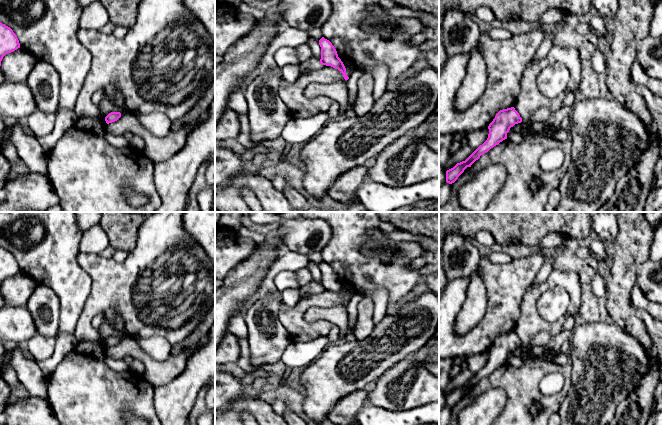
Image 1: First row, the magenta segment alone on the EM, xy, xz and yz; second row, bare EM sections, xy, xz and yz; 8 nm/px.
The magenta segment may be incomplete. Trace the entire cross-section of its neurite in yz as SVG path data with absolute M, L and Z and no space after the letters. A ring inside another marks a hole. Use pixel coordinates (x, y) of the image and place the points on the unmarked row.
M514 331L500 334L493 345L489 348L487 364L480 369L465 385L457 387L453 392L446 395L446 406L454 407L467 391L488 376L491 372L507 363L507 357L515 348L521 347L522 342Z

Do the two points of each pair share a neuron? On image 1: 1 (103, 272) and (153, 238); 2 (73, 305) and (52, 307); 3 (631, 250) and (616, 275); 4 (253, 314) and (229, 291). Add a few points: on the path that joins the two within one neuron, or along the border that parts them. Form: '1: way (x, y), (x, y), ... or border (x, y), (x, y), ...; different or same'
1: way (116, 272), (123, 272), (144, 251); same
2: border (46, 286), (55, 293), (58, 299), (58, 329); different
3: way (627, 256), (622, 269); same
4: border (247, 309), (244, 313); different

